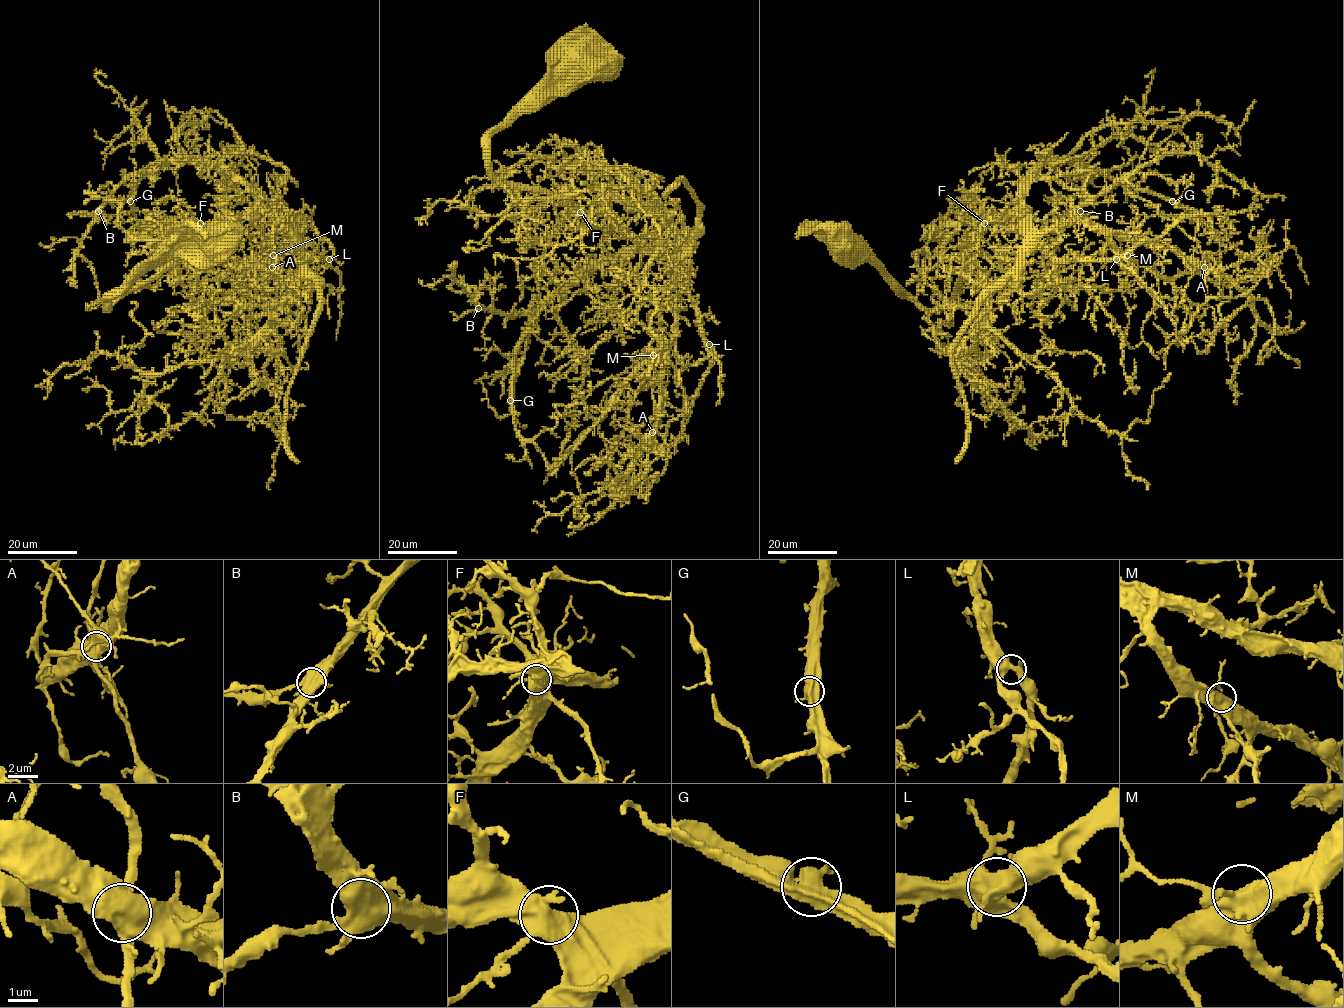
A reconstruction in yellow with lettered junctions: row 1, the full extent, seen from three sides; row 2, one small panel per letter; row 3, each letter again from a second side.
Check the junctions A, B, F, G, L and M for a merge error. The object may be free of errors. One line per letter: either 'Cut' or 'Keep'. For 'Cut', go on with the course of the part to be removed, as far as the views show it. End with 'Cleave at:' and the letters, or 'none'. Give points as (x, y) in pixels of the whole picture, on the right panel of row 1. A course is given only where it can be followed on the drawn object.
A: Cut. Course of the part to remove: (1203, 267), (1204, 255), (1195, 240), (1128, 191), (1148, 139), (1183, 111), (1169, 111)
B: Keep
F: Keep
G: Keep
L: Keep
M: Keep
Cleave at: A

